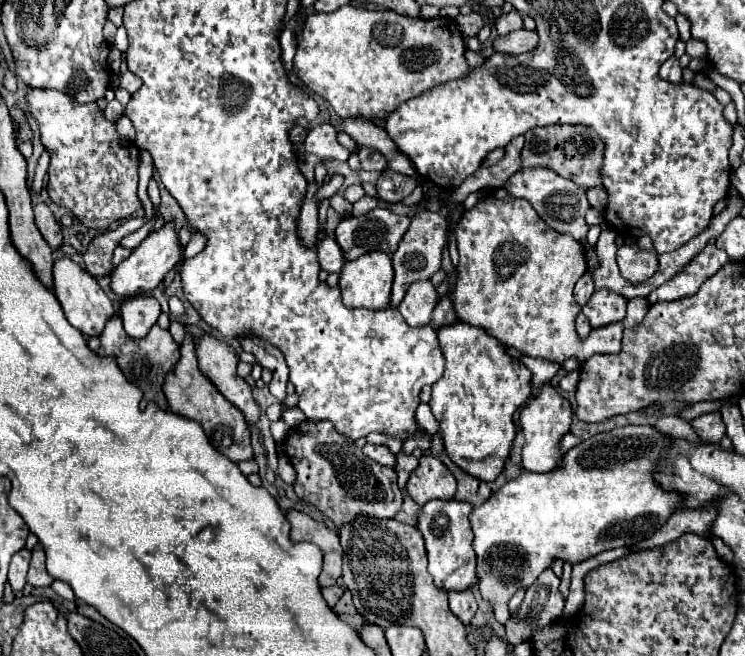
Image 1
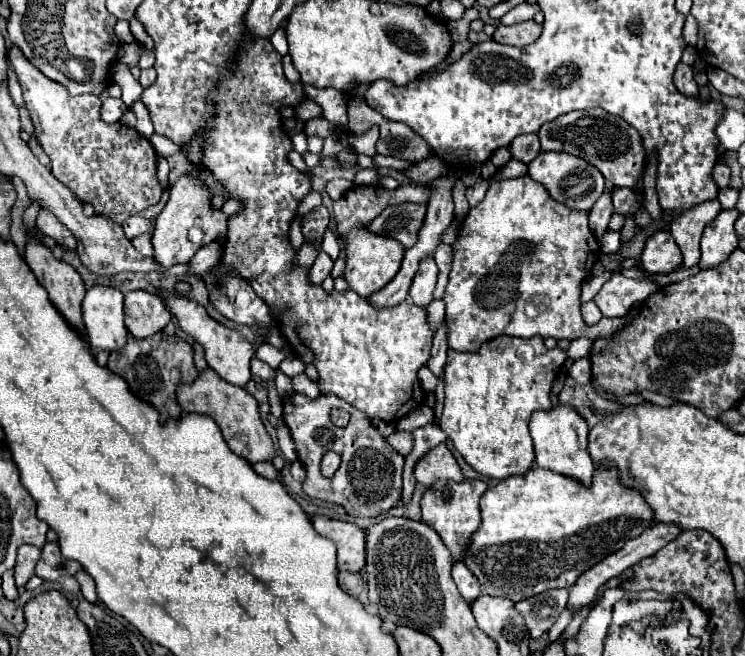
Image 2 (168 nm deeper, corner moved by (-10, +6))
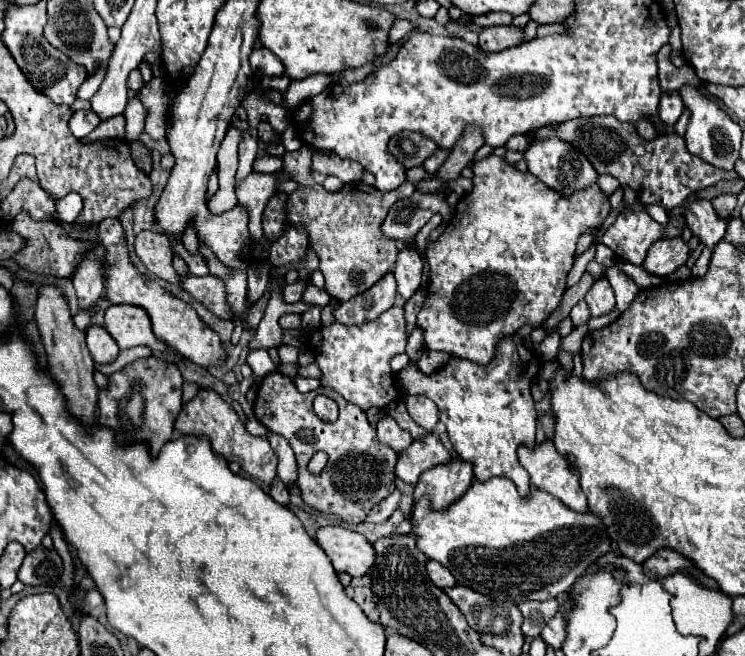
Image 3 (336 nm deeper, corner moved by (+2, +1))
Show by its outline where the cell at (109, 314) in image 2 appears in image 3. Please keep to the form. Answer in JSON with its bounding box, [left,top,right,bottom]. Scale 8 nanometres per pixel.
[86,326,118,360]

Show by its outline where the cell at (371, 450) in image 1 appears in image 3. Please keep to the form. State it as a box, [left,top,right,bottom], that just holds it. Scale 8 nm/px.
[376,414,412,452]

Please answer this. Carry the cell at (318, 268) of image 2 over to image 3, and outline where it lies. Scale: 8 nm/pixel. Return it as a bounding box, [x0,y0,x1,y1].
[282,280,306,304]

